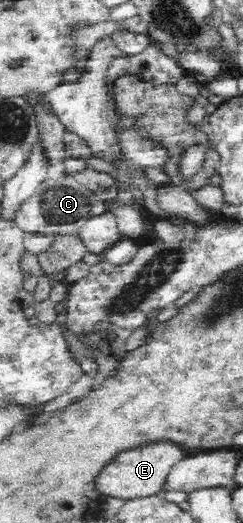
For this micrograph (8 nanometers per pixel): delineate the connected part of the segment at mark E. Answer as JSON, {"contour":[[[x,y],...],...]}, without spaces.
{"contour":[[[161,441],[151,445],[141,445],[131,451],[123,451],[101,470],[97,476],[95,486],[104,497],[118,497],[124,500],[164,495],[167,485],[167,475],[172,471],[173,465],[177,465],[181,459],[185,459],[185,451],[179,444]]]}

